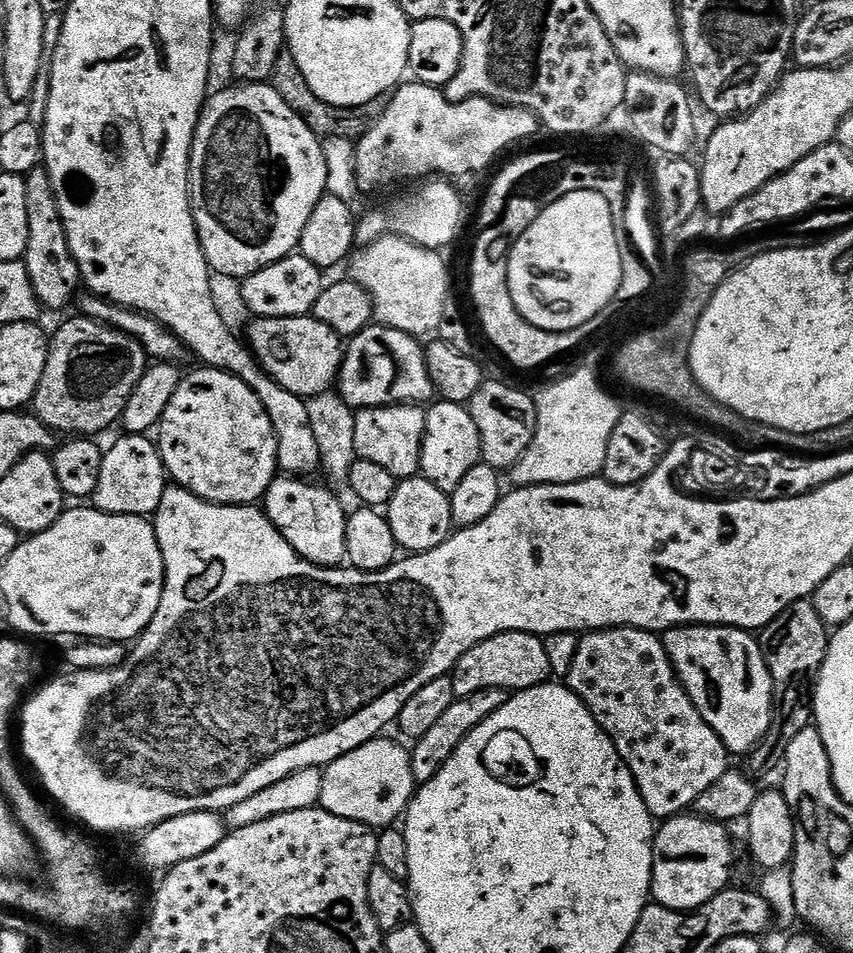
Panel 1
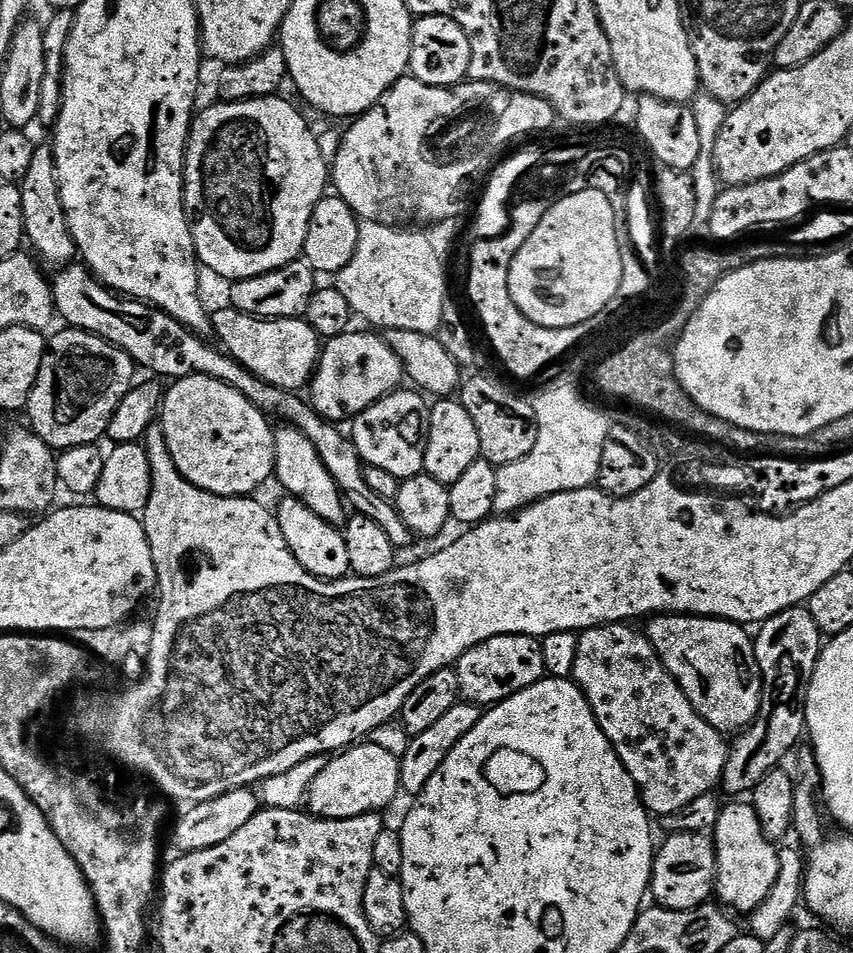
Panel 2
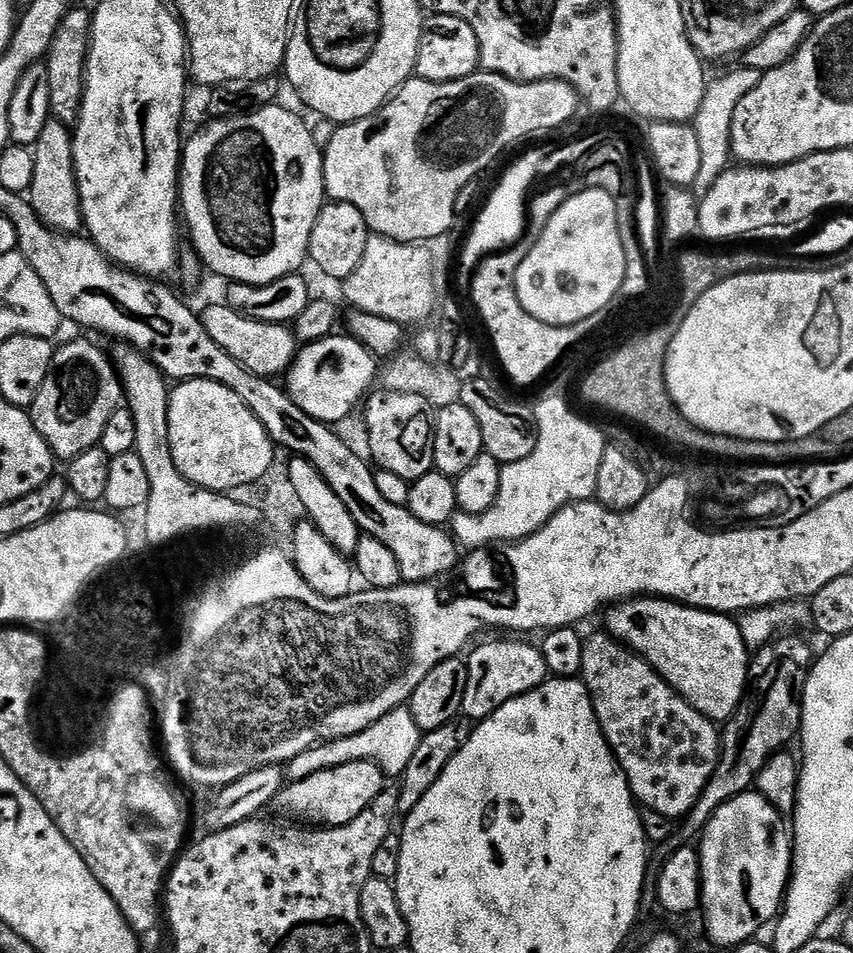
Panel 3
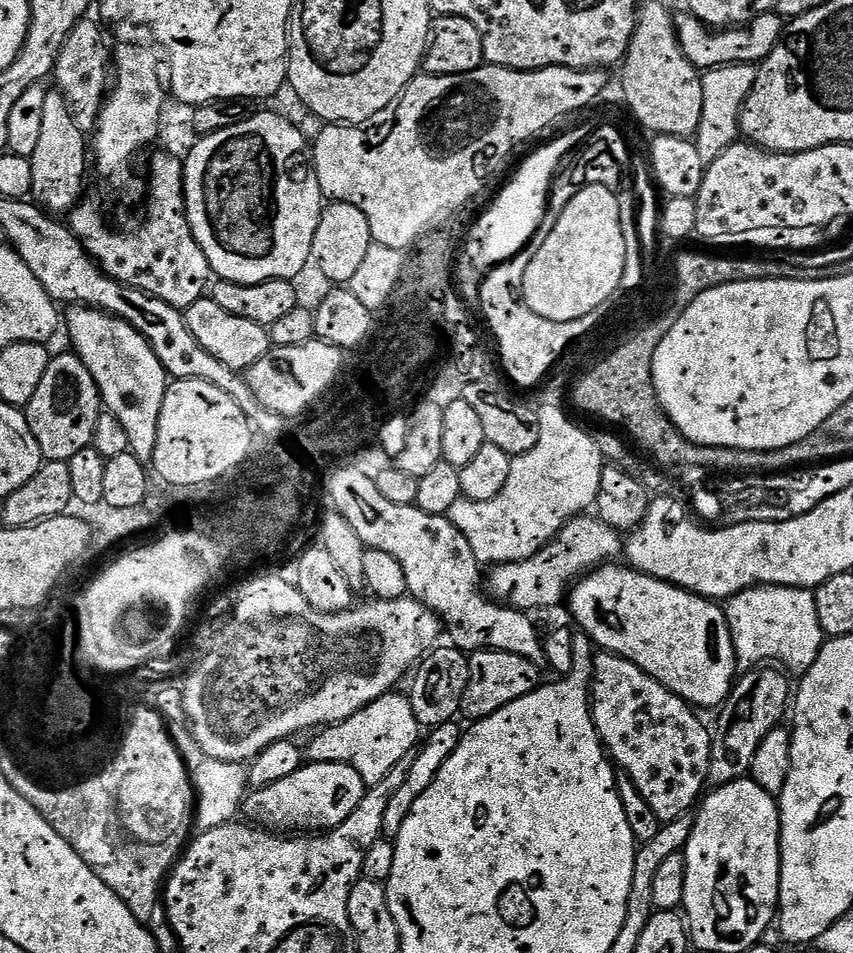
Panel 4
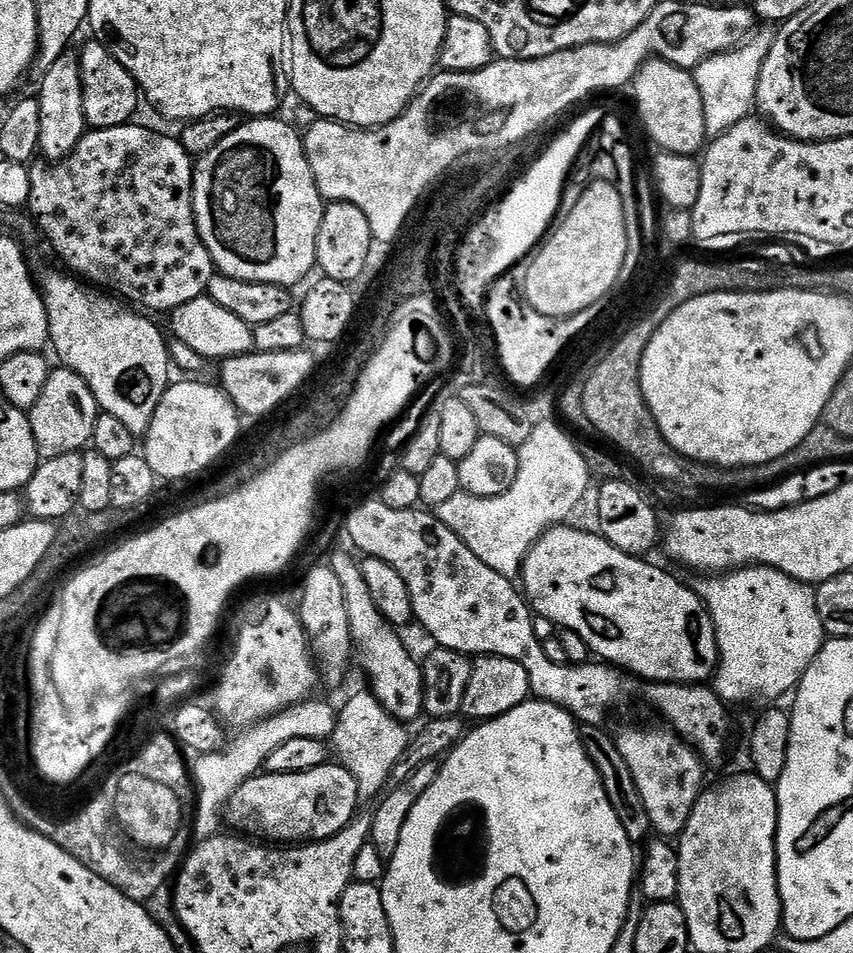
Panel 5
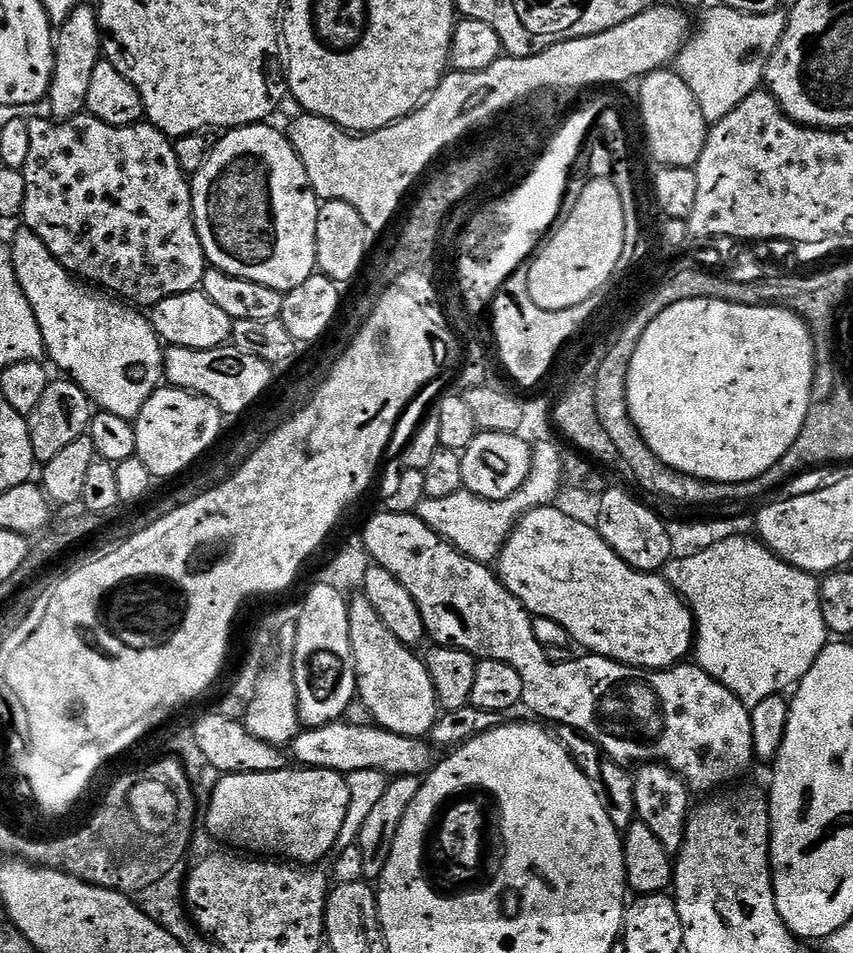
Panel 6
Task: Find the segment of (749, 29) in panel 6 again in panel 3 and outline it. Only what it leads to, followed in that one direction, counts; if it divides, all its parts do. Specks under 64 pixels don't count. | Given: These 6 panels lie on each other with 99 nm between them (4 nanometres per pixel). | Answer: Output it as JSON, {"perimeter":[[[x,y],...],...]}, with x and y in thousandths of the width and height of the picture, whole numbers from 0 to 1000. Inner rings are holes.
{"perimeter":[[[864,69],[859,76],[853,76],[850,80],[842,81],[841,84],[831,83],[826,87],[823,111],[818,111],[818,120],[814,127],[814,133],[818,141],[818,163],[822,167],[818,169],[818,187],[814,187],[814,191],[809,196],[817,207],[826,206],[832,199],[832,195],[837,195],[837,191],[842,191],[842,187],[846,187],[849,179],[859,171],[856,132],[860,132],[860,115],[865,115],[865,107],[870,107],[870,103],[875,103],[875,99],[879,99],[879,94],[884,94],[884,90],[889,90],[892,79],[892,76],[883,71]]]}

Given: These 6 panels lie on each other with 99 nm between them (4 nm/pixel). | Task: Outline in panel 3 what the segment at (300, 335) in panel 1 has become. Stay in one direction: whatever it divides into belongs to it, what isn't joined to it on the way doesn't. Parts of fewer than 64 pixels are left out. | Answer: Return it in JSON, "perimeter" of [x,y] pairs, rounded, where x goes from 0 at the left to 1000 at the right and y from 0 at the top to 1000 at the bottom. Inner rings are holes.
{"perimeter":[[[266,318],[249,319],[240,327],[233,328],[237,342],[242,342],[242,350],[274,376],[274,380],[284,380],[288,388],[311,397],[328,397],[336,391],[342,378],[349,368],[346,347],[336,340],[313,340],[298,338],[298,334],[288,334],[279,329]]]}

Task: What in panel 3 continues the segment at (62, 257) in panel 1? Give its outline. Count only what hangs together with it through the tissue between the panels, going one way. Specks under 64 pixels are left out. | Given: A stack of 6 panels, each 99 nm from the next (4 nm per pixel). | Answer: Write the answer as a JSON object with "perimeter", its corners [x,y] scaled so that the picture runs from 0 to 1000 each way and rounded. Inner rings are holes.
{"perimeter":[[[57,125],[45,141],[45,149],[38,155],[40,162],[40,191],[35,191],[30,209],[38,213],[40,225],[64,243],[89,246],[98,239],[98,226],[91,204],[91,191],[87,178],[84,139],[73,128]]]}

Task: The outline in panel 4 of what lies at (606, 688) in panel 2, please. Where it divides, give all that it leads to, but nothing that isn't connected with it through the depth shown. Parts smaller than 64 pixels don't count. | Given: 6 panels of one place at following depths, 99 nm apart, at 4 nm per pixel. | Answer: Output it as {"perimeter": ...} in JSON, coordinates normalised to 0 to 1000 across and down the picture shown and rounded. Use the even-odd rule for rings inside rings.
{"perimeter":[[[719,684],[698,685],[692,715],[694,757],[721,805],[735,812],[757,837],[774,865],[808,855],[826,834],[835,768],[815,751],[812,740],[781,724],[776,716]]]}

